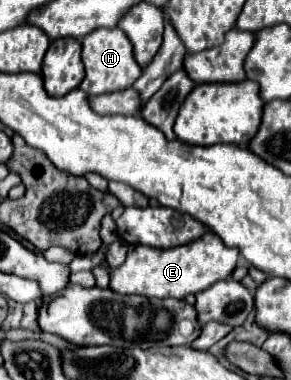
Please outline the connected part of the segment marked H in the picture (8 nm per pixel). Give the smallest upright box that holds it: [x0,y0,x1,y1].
[81,28,141,94]

